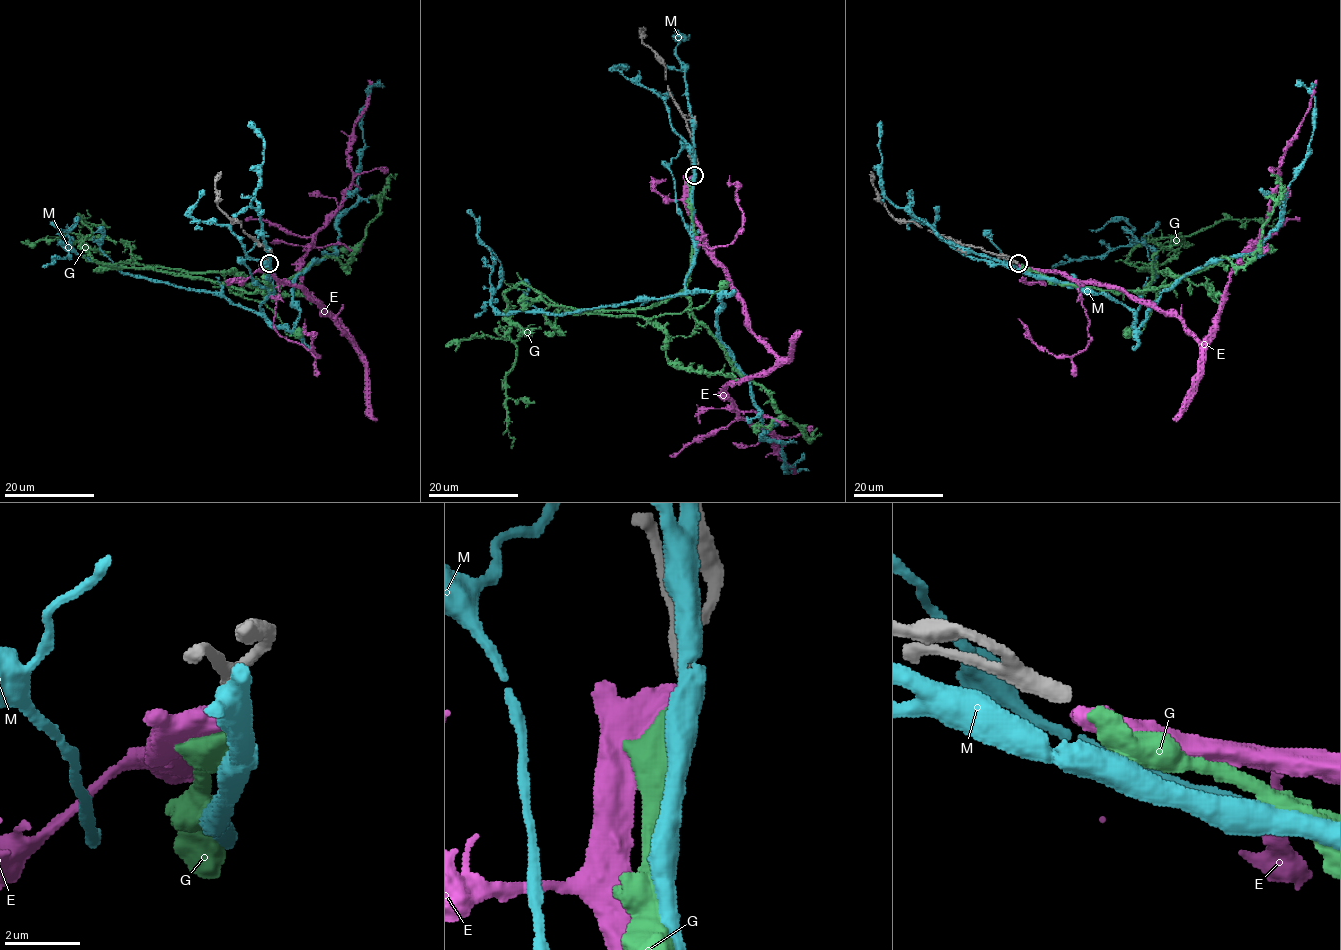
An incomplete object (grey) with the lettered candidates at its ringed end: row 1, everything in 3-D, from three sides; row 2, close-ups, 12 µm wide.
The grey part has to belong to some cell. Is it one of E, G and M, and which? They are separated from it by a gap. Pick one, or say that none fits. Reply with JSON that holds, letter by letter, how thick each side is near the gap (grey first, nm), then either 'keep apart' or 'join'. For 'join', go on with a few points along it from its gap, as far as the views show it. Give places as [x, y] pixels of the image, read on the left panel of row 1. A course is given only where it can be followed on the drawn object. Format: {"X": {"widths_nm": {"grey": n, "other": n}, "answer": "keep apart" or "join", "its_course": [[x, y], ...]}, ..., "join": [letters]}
{"E": {"widths_nm": {"grey": 400, "other": 480}, "answer": "keep apart"}, "G": {"widths_nm": {"grey": 400, "other": 500}, "answer": "join", "its_course": [[270, 265], [271, 286], [247, 292], [114, 268], [80, 248], [92, 234], [81, 220], [81, 225], [86, 209]]}, "M": {"widths_nm": {"grey": 400, "other": 500}, "answer": "keep apart"}, "join": ["G"]}

